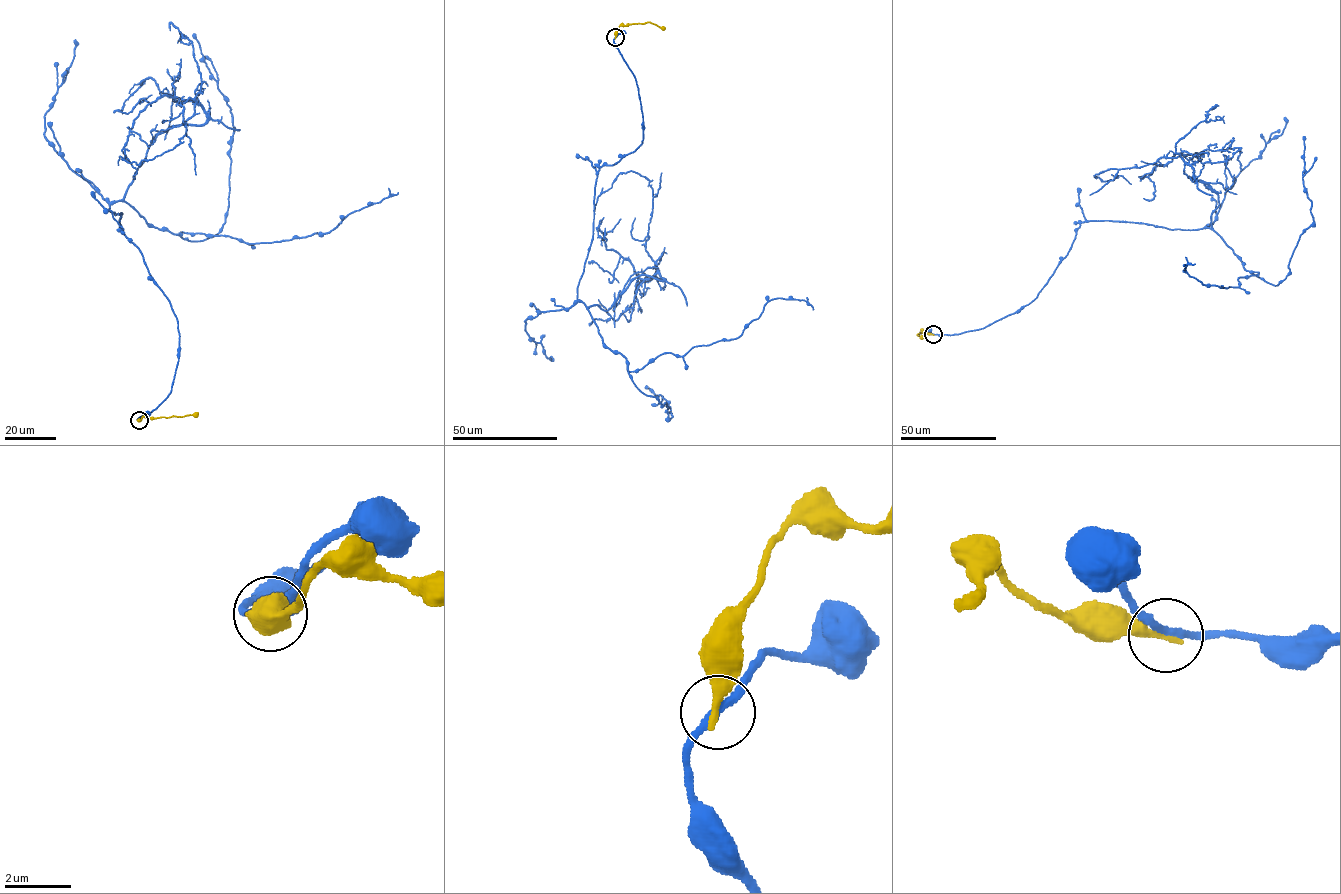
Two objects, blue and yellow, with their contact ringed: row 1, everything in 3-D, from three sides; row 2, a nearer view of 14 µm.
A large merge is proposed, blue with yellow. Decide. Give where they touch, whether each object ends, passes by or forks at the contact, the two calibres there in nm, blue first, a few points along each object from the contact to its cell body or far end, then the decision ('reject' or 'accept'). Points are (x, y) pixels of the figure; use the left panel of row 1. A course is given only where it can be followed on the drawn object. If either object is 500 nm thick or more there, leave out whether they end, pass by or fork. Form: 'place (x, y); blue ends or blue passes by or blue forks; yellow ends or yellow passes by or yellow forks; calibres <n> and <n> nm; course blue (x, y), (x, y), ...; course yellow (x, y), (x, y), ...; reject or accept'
place (139, 420); blue passes by; yellow ends; calibres 240 and 340 nm; course blue (139, 420), (171, 392), (178, 320), (109, 204), (121, 199), (188, 240), (225, 222), (235, 127), (194, 33); course yellow (139, 420), (198, 412); reject

